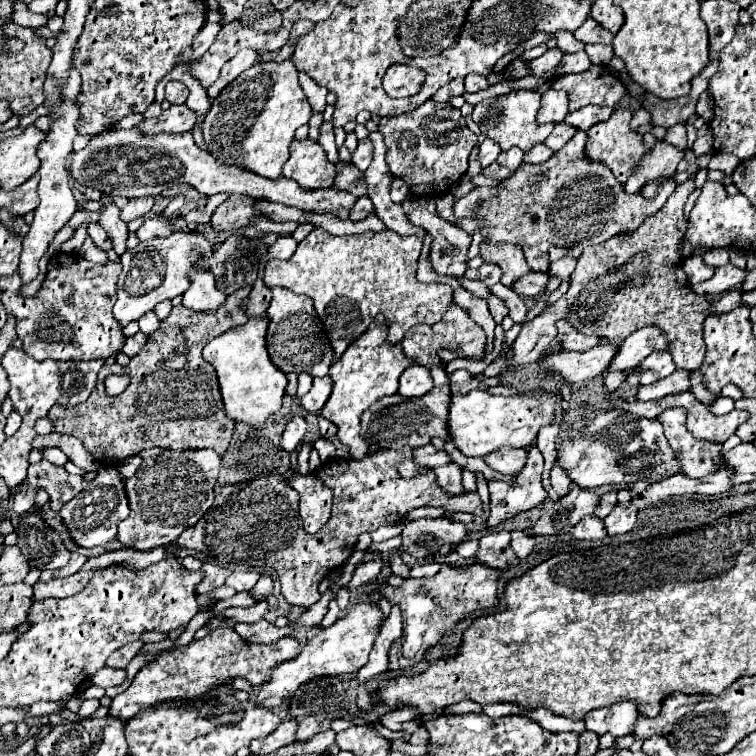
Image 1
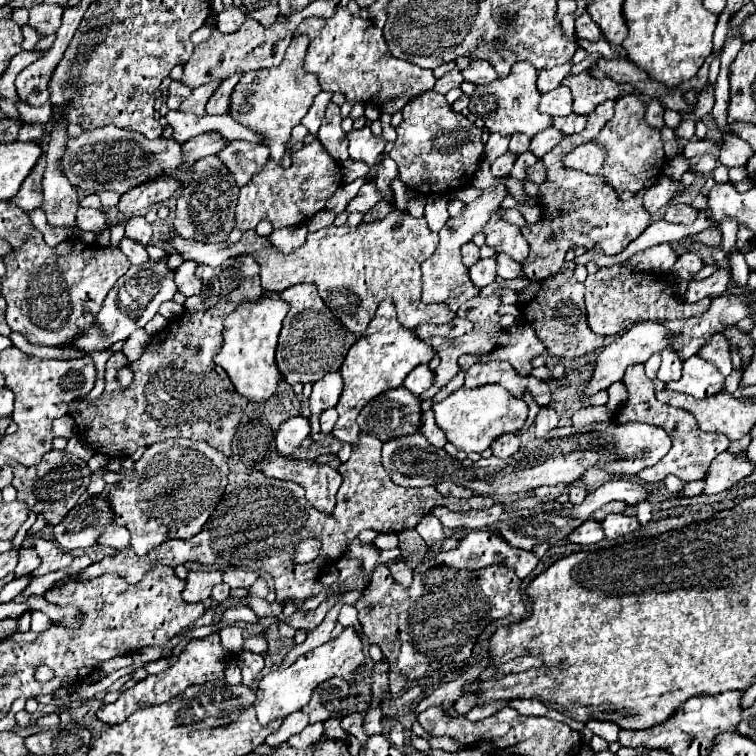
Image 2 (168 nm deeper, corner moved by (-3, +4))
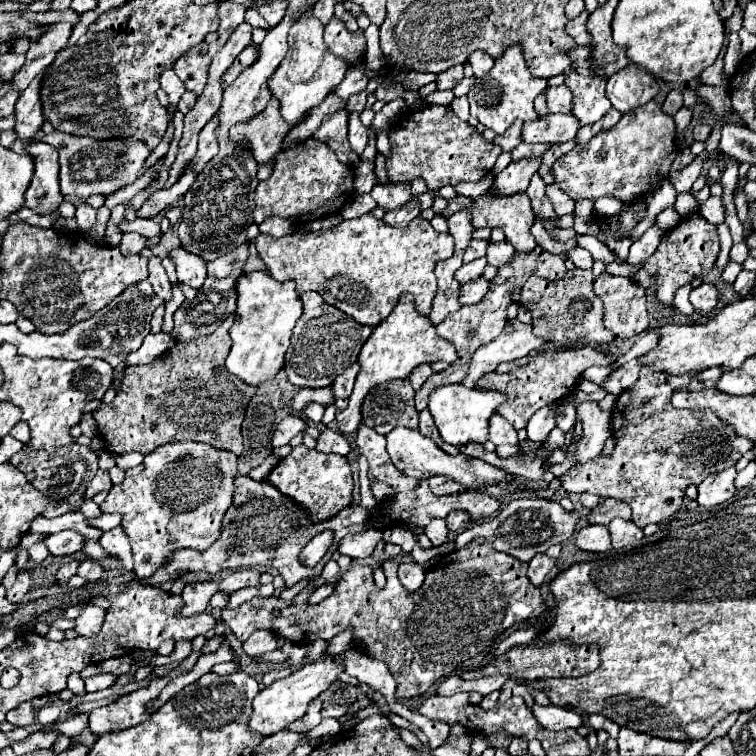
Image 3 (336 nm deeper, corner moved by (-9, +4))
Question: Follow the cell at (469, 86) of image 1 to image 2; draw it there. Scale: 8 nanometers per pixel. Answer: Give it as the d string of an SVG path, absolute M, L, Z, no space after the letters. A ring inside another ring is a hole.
M476 60L462 70L462 76L472 84L490 84L490 80L496 78L496 70L492 68L492 64L486 64L484 60Z

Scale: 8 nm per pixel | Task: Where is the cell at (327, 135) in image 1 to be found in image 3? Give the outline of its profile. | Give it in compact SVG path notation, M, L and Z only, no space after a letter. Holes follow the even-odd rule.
M344 108L336 110L334 114L324 116L322 126L312 134L312 138L330 146L330 150L336 152L342 164L348 164L348 166L360 164L360 158L352 152L348 144L348 112Z

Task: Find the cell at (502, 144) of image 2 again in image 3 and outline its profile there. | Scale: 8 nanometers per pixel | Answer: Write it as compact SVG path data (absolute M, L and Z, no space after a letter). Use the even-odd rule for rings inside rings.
M514 122L502 136L496 136L494 142L496 142L504 152L512 152L512 150L522 142L520 130L522 130L522 122Z

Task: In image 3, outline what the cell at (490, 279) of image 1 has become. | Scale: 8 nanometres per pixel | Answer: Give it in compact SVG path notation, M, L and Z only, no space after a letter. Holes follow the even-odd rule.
M480 258L480 260L474 260L474 262L464 264L464 266L456 272L456 280L458 280L460 284L468 284L468 282L478 280L478 278L484 274L486 264L488 264L486 258Z

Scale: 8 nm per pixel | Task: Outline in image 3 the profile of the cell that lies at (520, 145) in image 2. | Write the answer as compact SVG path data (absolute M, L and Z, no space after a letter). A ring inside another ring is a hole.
M548 114L534 122L524 122L522 140L524 142L548 142L557 144L568 142L580 130L580 122L572 114Z

